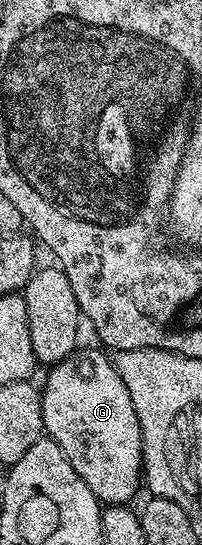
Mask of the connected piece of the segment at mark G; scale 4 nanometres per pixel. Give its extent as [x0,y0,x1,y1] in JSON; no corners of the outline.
[40,349,144,505]

